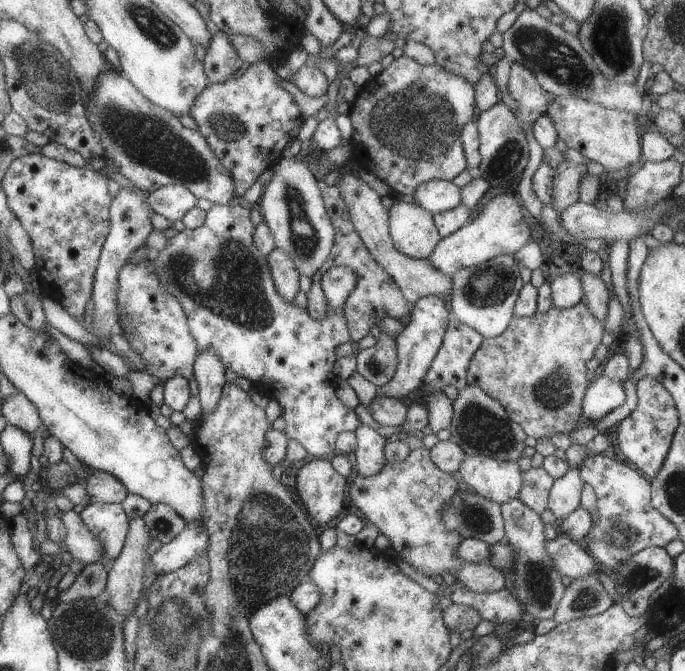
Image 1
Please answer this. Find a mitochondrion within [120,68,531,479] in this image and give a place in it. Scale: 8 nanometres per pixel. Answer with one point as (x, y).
(417, 120)

